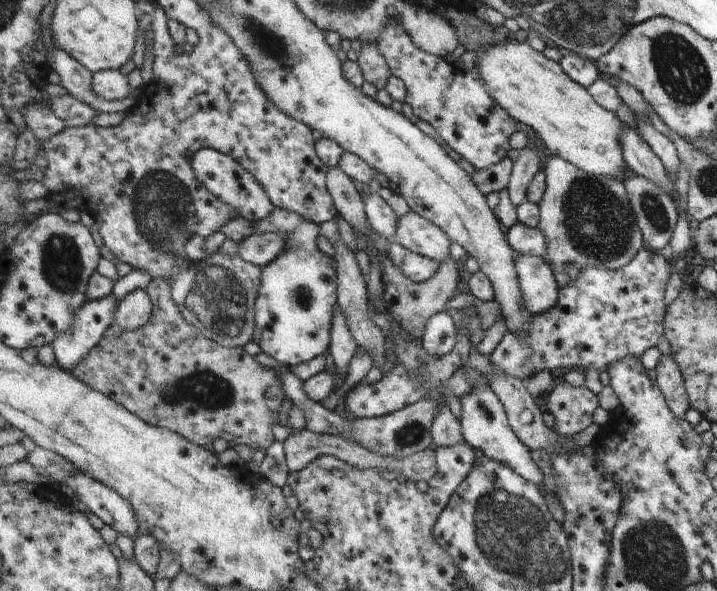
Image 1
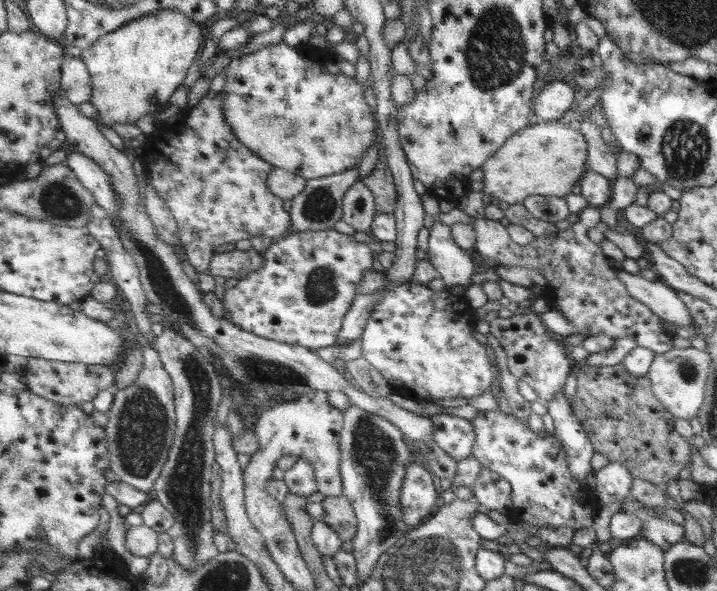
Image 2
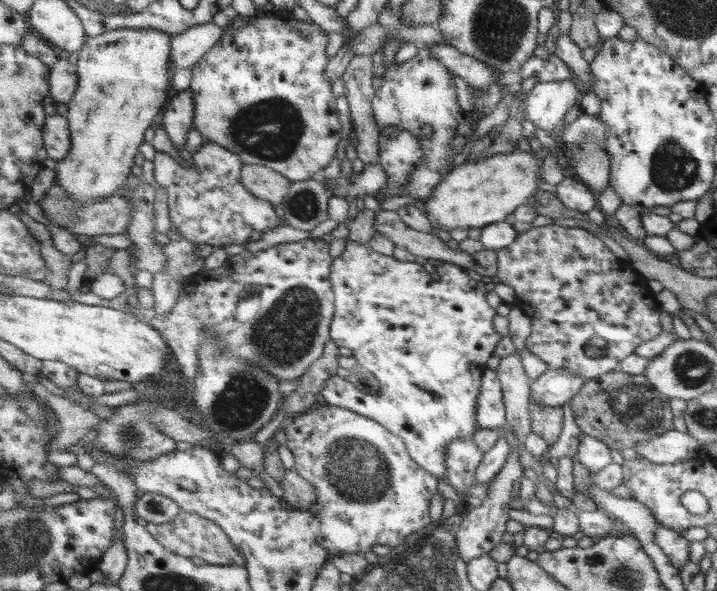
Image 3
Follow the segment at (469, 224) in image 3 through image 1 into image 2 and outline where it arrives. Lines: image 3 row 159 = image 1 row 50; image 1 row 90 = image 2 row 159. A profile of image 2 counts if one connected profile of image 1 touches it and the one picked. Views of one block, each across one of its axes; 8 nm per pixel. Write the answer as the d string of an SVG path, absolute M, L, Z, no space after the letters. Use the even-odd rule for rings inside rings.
M537 120L533 126L528 126L509 138L503 147L485 161L482 168L484 199L510 205L523 204L527 197L533 195L563 197L571 192L571 187L580 180L580 176L589 171L586 170L587 160L588 146L576 124L561 123L558 120L553 122Z

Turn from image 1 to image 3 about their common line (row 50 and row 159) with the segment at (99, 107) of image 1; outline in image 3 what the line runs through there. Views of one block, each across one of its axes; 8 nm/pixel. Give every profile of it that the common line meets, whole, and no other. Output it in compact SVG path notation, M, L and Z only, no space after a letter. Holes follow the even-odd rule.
M48 115L44 128L44 142L50 164L65 160L72 150L70 122L66 116Z

